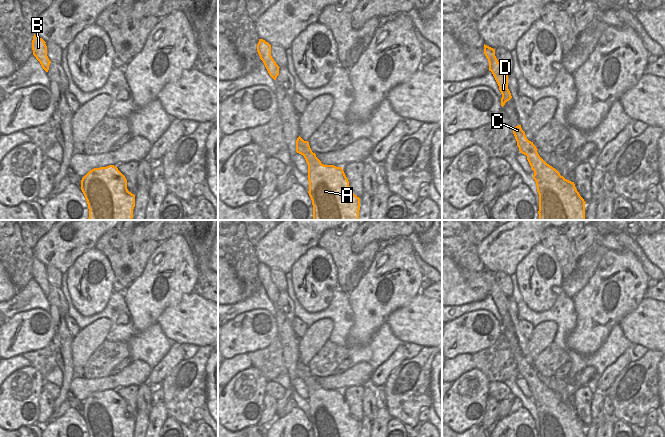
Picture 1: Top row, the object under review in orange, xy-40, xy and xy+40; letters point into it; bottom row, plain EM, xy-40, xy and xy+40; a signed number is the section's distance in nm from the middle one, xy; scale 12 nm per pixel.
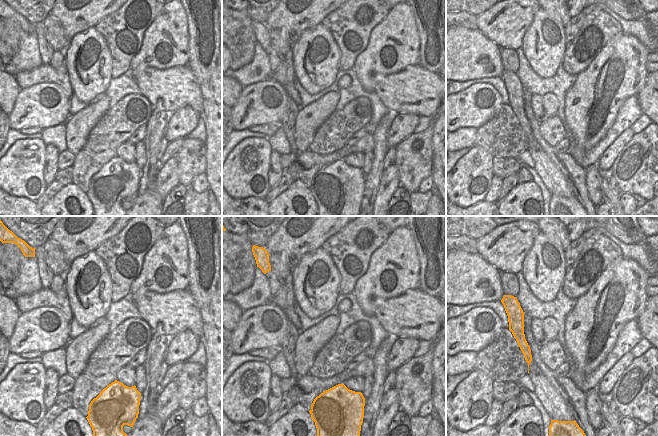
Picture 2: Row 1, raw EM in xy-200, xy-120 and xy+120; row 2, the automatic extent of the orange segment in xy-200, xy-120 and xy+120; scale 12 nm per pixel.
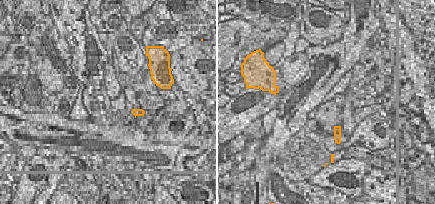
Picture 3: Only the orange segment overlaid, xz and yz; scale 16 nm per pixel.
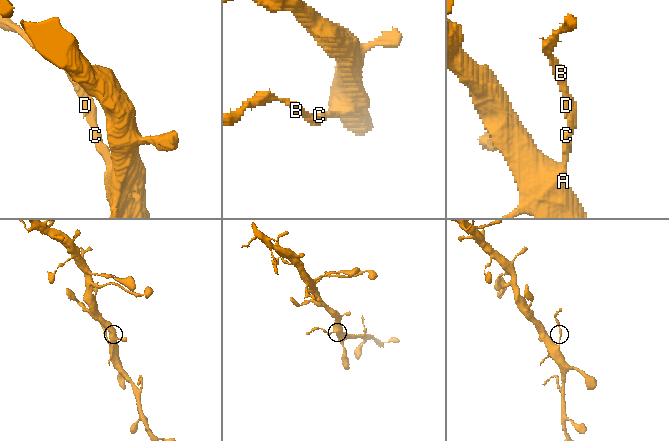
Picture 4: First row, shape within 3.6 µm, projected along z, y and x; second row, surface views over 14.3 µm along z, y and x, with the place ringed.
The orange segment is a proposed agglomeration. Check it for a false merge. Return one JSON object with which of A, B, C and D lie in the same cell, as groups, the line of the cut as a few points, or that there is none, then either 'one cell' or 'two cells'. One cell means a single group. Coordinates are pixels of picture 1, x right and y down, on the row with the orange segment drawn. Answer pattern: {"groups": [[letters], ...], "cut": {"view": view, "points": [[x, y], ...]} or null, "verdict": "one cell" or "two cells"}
{"groups": [["A"], ["B", "C", "D"]], "cut": {"view": "xy+40", "points": [[533, 144], [526, 155]]}, "verdict": "two cells"}

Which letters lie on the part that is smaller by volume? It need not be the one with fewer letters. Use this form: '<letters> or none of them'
B, C, D

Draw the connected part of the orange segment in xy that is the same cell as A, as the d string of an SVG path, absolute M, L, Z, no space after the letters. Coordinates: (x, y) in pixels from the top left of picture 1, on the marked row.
M312 150L303 156L308 164L313 220L359 220L360 198L352 192L342 167L322 164Z

